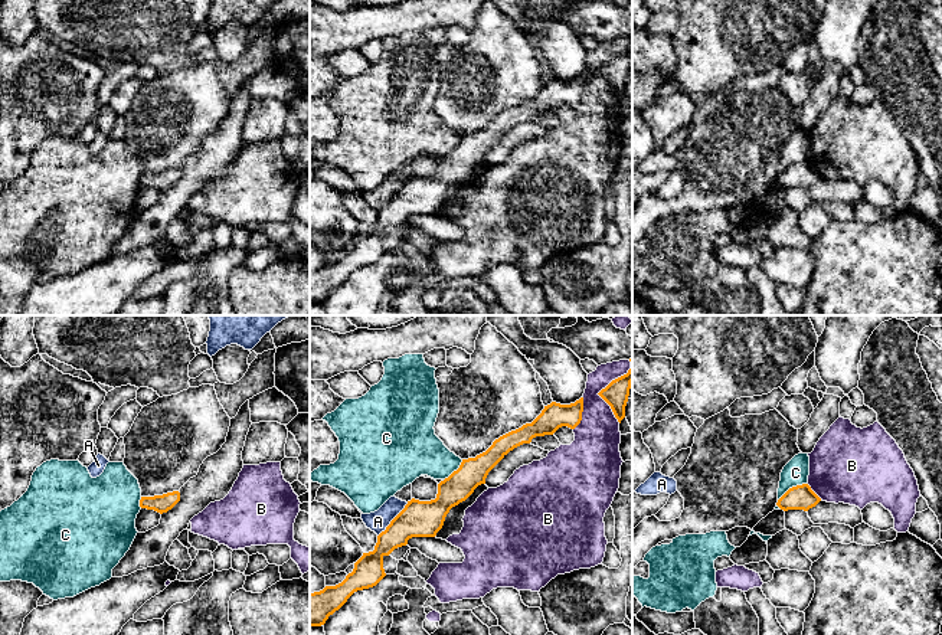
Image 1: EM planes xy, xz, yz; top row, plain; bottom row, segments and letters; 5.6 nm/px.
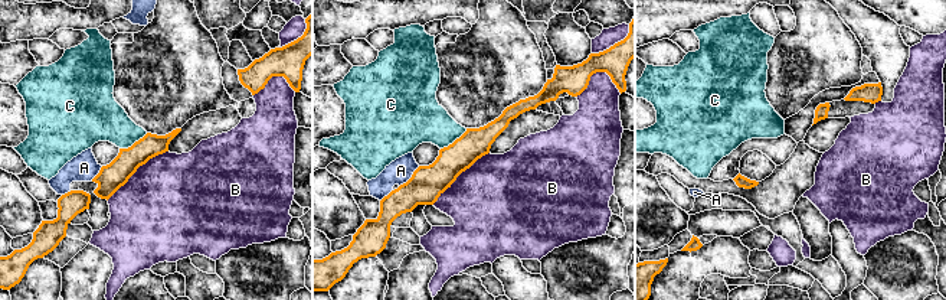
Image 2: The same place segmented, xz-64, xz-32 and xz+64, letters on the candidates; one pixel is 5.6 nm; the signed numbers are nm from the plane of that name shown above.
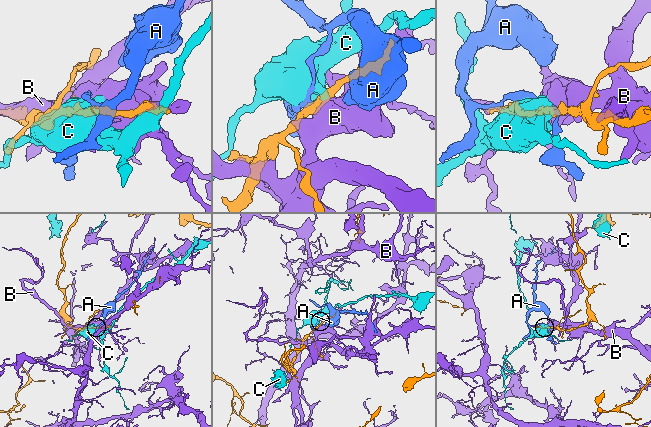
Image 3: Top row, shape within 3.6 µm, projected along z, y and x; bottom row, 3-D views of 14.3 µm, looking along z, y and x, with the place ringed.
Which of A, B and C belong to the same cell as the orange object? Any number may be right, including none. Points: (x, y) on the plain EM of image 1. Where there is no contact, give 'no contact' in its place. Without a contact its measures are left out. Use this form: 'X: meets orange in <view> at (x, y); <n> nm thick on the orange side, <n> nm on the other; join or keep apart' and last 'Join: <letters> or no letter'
A: meets orange in xz at (392, 197); 200 nm thick on the orange side, 120 nm on the other; keep apart
B: meets orange in xz at (581, 91); 140 nm thick on the orange side, 280 nm on the other; keep apart
C: meets orange in yz at (792, 164); 140 nm thick on the orange side, 140 nm on the other; keep apart
Join: no letter

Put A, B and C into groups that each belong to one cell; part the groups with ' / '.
A / B / C

